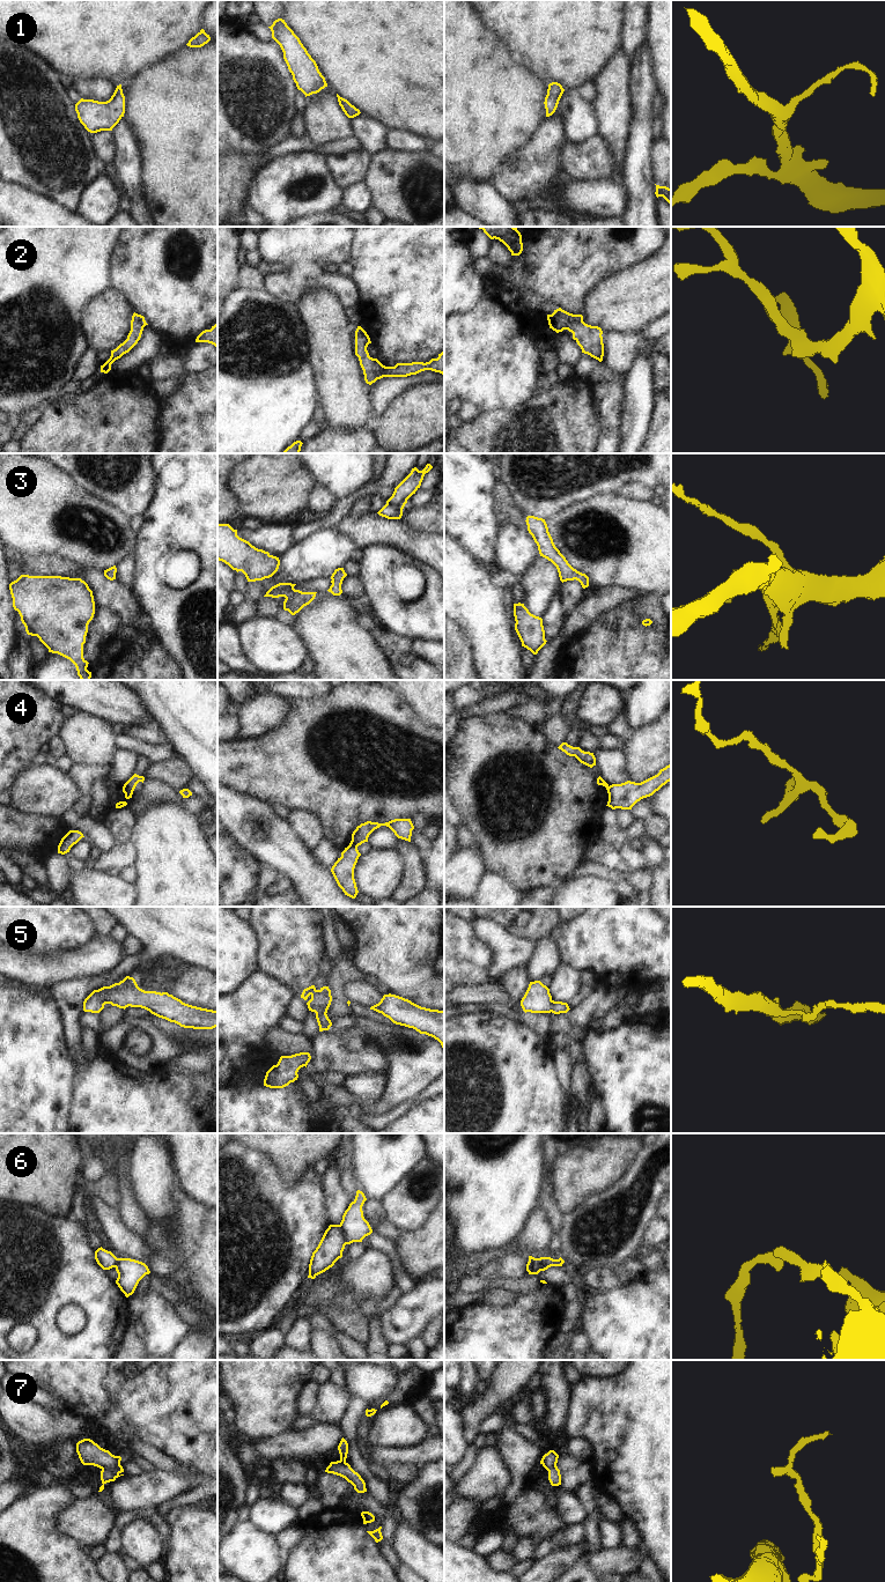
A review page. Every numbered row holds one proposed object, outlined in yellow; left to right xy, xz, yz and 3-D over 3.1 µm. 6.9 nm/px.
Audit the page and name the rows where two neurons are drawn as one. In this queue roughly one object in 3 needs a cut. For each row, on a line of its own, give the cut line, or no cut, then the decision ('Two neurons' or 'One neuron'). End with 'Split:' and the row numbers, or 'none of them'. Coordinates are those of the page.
1: No split. One neuron
2: No split. One neuron
3: No split. One neuron
4: Split along xz (351, 842), (356, 847). Two neurons
5: No split. One neuron
6: Split along xz (339, 1225), (346, 1243). Two neurons
7: Split along xy (119, 1464), (113, 1468), (102, 1469). Two neurons
Split: 4, 6, 7

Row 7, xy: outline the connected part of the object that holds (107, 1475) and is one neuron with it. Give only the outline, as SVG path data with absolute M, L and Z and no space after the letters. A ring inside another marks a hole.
M121 1465L115 1469L102 1469L101 1480L103 1485L99 1487L98 1492L102 1492L104 1489L104 1485L106 1483L115 1481L118 1477L124 1476L123 1472L124 1472L124 1469Z

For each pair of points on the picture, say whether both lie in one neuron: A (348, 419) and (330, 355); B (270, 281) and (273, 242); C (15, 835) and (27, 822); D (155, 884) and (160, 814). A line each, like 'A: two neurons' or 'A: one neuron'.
A: one neuron
B: one neuron
C: one neuron
D: one neuron

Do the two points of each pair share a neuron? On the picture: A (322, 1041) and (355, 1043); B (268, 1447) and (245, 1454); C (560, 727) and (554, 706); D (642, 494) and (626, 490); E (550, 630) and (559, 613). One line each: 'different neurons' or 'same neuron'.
A: same neuron
B: same neuron
C: different neurons
D: same neuron
E: same neuron

